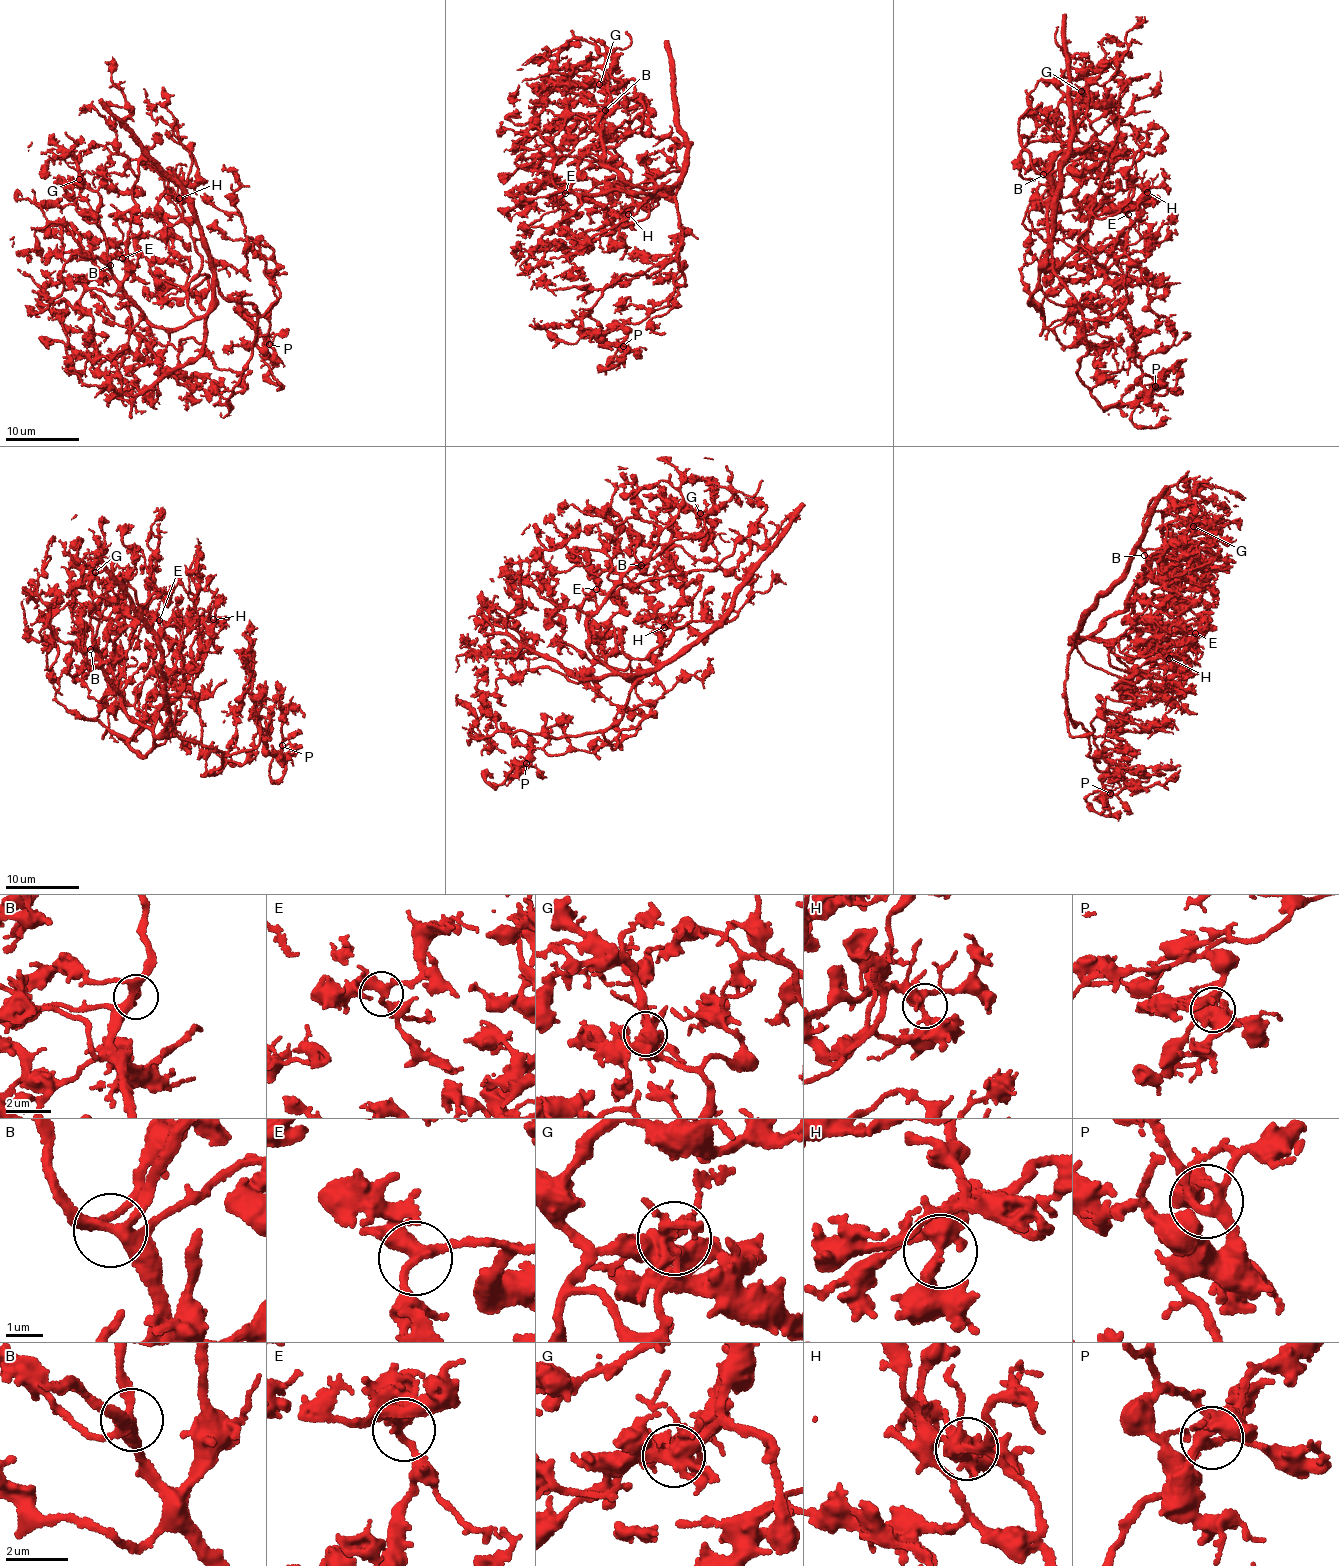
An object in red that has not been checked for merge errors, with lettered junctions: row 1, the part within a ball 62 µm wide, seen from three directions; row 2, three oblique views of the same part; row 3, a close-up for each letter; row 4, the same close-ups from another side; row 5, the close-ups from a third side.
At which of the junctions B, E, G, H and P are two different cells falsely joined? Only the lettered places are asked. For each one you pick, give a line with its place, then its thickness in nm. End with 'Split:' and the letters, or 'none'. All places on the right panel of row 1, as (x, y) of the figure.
Split: none

